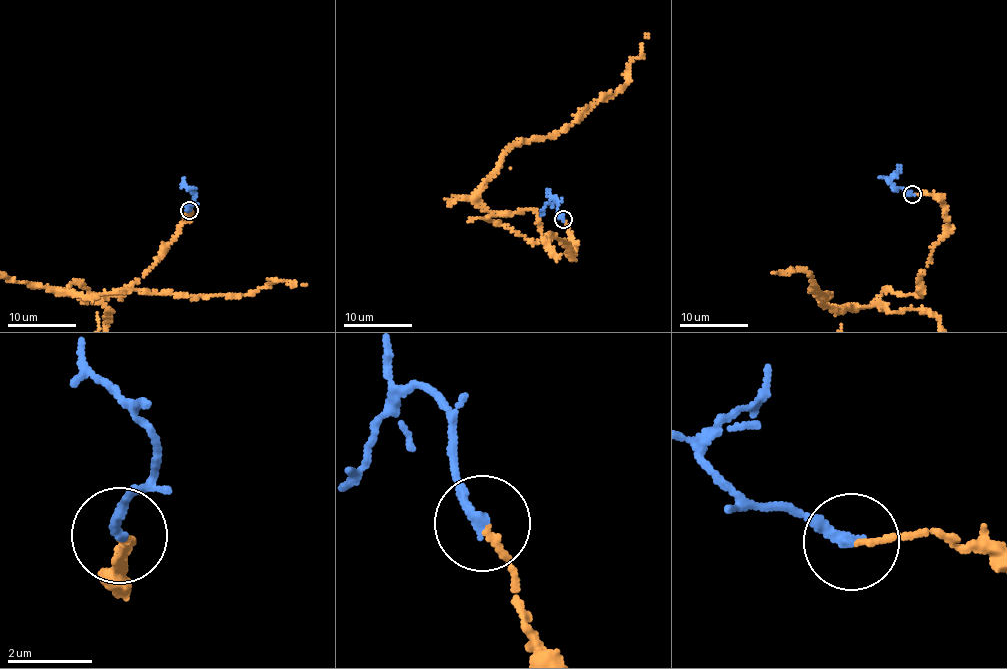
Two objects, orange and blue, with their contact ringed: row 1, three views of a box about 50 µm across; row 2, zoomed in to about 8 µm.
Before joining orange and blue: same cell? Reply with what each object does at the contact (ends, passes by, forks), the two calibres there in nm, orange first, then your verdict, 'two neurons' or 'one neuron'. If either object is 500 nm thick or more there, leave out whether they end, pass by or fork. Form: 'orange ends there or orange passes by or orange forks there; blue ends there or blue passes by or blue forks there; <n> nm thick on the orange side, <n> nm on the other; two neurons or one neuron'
orange ends there; blue ends there; 110 nm thick on the orange side, 240 nm on the other; one neuron

